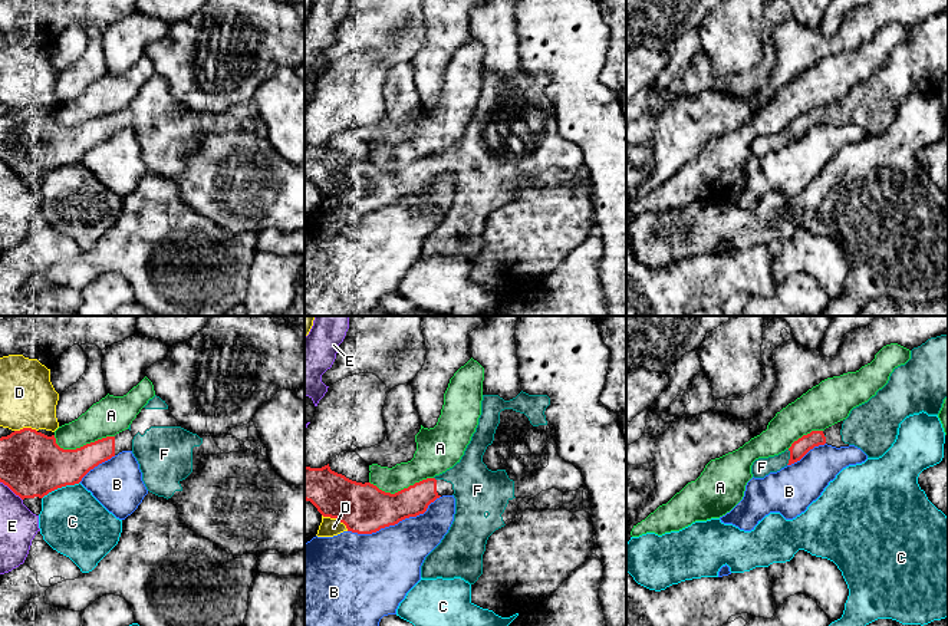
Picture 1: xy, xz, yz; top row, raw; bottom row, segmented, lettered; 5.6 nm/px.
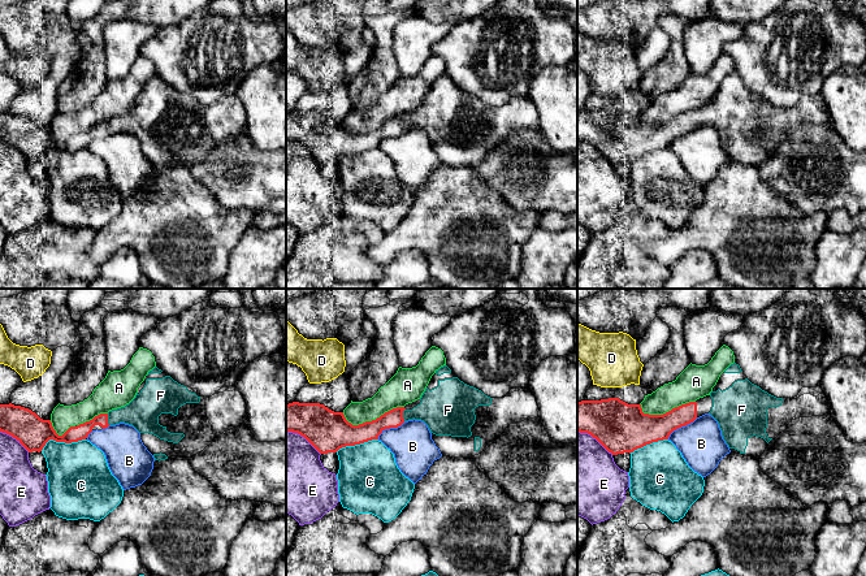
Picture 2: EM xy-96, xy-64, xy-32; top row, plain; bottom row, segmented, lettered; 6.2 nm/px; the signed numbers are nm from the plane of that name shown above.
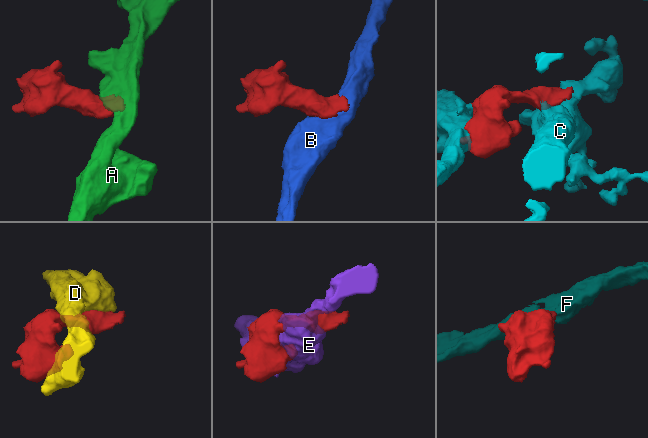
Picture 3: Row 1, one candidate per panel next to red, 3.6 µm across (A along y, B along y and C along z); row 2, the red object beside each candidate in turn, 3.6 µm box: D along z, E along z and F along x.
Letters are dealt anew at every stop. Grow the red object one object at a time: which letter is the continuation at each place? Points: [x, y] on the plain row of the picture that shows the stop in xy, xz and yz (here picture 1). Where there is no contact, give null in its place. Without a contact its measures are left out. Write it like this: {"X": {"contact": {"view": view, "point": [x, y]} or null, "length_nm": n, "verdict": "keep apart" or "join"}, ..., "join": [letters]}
{"A": {"contact": {"view": "xy", "point": [84, 124]}, "length_nm": 340, "verdict": "keep apart"}, "B": {"contact": {"view": "xz", "point": [394, 203]}, "length_nm": 550, "verdict": "keep apart"}, "C": {"contact": {"view": "xy", "point": [61, 165]}, "length_nm": 240, "verdict": "keep apart"}, "D": {"contact": {"view": "xz", "point": [336, 195]}, "length_nm": 180, "verdict": "keep apart"}, "E": {"contact": {"view": "xy", "point": [12, 168]}, "length_nm": 170, "verdict": "keep apart"}, "F": {"contact": {"view": "yz", "point": [790, 135]}, "length_nm": 90, "verdict": "join"}, "join": ["F"]}

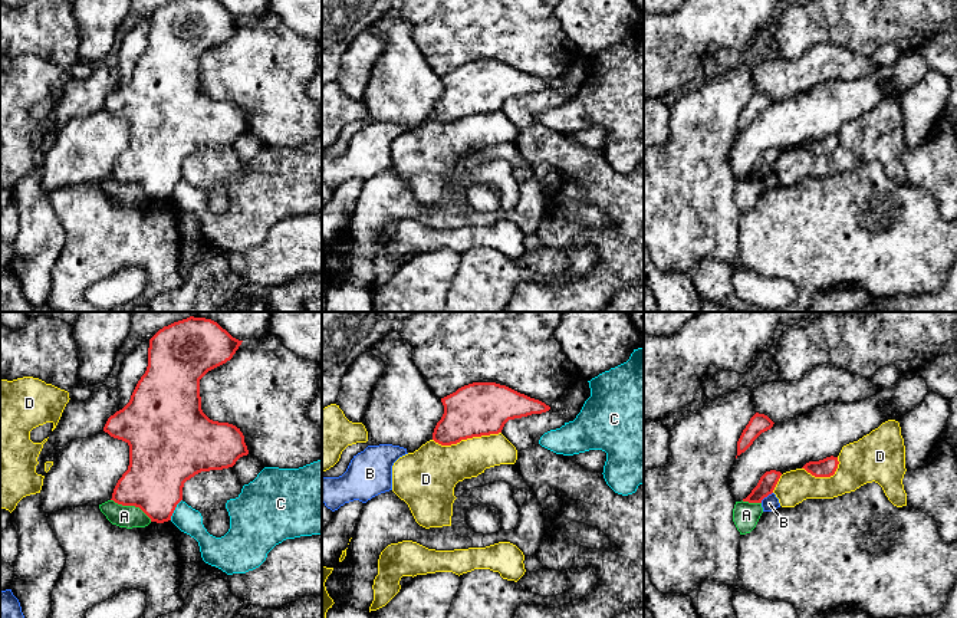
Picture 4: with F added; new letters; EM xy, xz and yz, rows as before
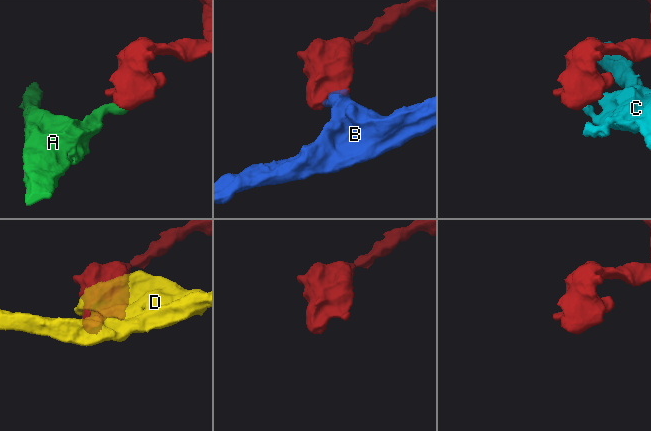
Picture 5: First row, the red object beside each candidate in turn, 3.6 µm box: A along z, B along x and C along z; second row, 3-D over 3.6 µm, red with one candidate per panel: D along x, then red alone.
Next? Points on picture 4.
{"A": {"contact": {"view": "xy", "point": [131, 183]}, "length_nm": 260, "verdict": "keep apart"}, "B": {"contact": {"view": "yz", "point": [766, 174]}, "length_nm": 90, "verdict": "keep apart"}, "C": {"contact": {"view": "xy", "point": [174, 187]}, "length_nm": 140, "verdict": "keep apart"}, "D": {"contact": {"view": "xz", "point": [466, 117]}, "length_nm": 380, "verdict": "keep apart"}, "join": []}

